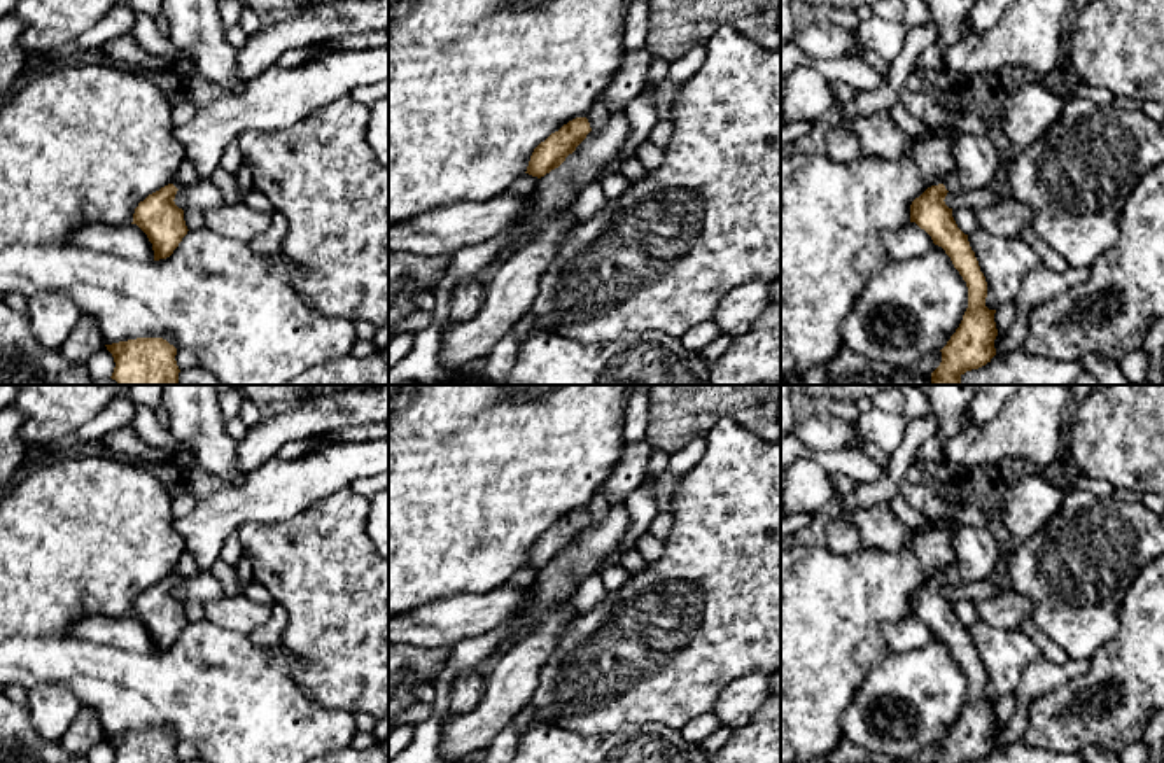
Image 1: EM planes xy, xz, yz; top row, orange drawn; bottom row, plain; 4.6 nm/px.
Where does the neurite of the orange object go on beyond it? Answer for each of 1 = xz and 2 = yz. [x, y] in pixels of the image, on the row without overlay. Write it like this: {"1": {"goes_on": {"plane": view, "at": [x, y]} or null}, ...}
{"1": {"goes_on": {"plane": "xz", "at": [599, 506]}}, "2": {"goes_on": null}}

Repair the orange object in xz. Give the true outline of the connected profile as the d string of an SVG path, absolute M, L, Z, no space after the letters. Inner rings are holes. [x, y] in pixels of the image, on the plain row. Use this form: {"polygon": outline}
{"polygon": "M597 492L585 509L569 513L534 541L525 565L541 570L558 560L586 527L590 523L600 523L609 509L609 500L602 492Z"}

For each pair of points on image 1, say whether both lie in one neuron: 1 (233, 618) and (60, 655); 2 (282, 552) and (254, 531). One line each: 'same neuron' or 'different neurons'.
1: different neurons
2: same neuron

